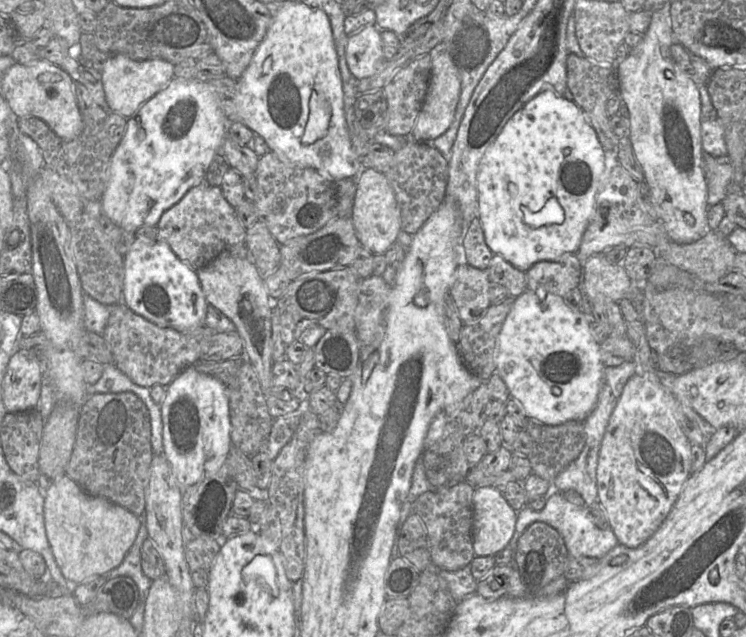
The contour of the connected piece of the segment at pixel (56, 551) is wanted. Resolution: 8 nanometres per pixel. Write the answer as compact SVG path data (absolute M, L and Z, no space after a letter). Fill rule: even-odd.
M67 474L51 481L44 492L44 523L47 539L64 578L79 584L87 578L107 574L123 561L140 529L140 518L124 507L84 491Z

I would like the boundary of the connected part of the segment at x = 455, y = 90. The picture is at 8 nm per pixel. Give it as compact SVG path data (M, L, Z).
M435 46L429 54L432 58L431 76L428 92L411 133L412 140L433 140L449 128L460 96L461 78L459 71L448 51Z

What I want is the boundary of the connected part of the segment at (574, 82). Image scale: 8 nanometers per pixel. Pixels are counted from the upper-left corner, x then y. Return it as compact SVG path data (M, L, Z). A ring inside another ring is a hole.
M569 53L566 67L567 88L572 94L572 100L587 117L605 151L617 151L618 138L611 129L609 116L606 112L608 99L614 94L619 94L616 64L602 64L586 57L578 57L575 54Z

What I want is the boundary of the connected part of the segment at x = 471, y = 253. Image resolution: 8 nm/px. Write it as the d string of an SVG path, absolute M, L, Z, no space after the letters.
M478 217L470 222L463 237L462 245L466 263L475 268L487 270L494 254L485 242L482 224Z

